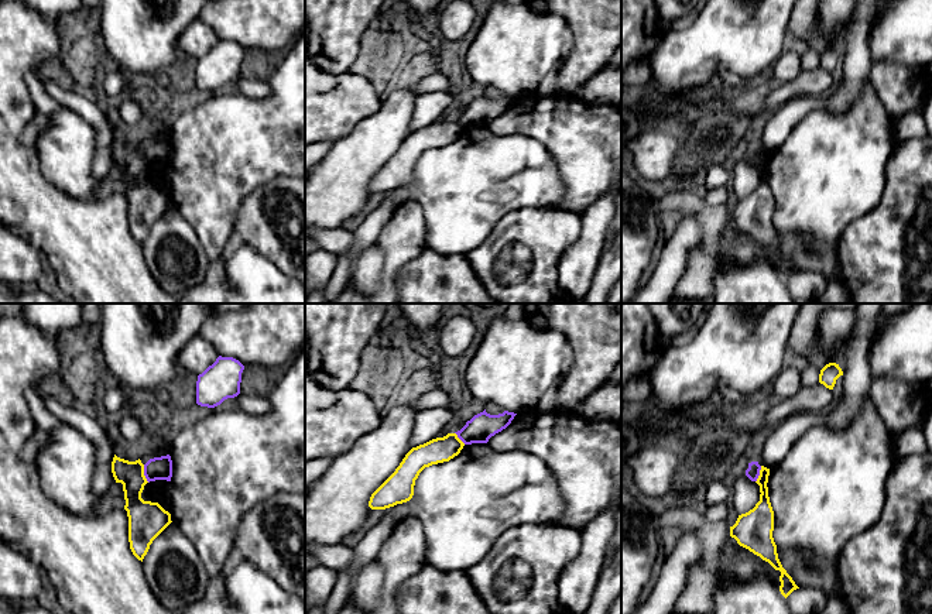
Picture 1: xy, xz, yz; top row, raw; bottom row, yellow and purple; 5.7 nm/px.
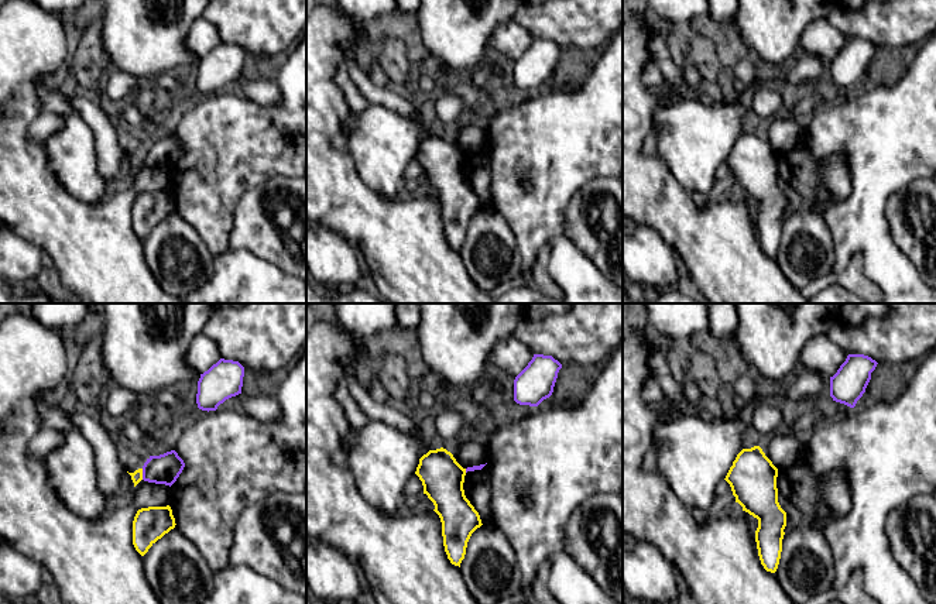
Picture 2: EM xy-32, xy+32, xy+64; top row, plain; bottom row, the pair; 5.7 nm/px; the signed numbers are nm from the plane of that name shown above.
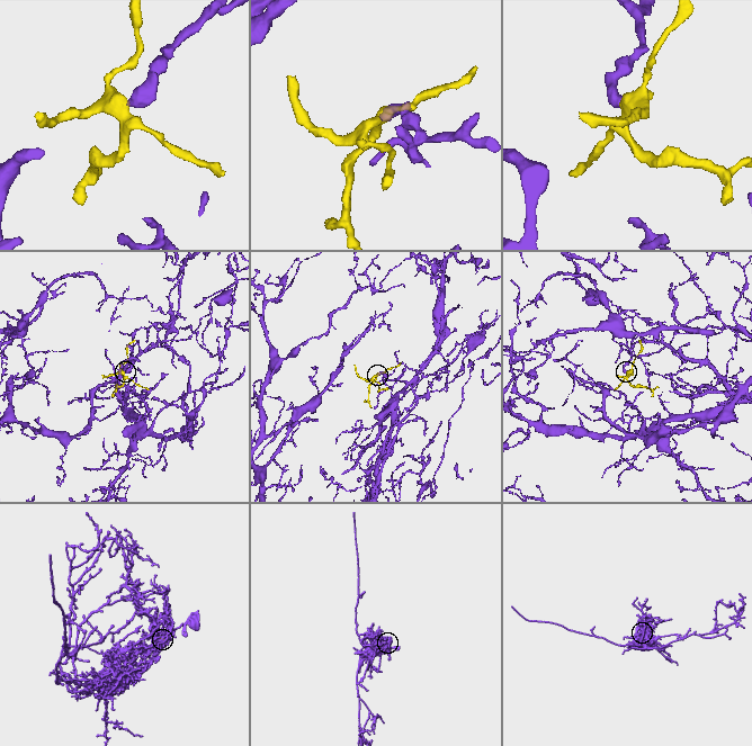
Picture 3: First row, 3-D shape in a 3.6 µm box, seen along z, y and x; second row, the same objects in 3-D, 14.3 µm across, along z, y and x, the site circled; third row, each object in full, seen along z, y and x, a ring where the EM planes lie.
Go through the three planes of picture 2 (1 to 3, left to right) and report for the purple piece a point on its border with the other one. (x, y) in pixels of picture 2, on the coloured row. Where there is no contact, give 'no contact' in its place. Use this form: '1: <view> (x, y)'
1: xy-32 (141, 474)
2: xy+32 (465, 470)
3: no contact

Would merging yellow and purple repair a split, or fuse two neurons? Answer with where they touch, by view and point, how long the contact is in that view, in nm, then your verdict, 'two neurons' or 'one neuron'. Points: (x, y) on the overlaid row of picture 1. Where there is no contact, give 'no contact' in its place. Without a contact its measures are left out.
xy (143, 473) | 110 nm | two neurons

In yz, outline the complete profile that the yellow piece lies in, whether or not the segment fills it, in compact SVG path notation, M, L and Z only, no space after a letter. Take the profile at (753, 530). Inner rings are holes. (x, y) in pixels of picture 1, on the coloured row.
M761 466L760 476L755 481L760 486L760 501L748 512L739 515L736 524L730 526L730 536L734 538L740 546L748 549L768 562L775 570L781 572L779 591L787 598L799 587L778 559L777 545L772 538L774 511L768 497L768 476L770 469Z

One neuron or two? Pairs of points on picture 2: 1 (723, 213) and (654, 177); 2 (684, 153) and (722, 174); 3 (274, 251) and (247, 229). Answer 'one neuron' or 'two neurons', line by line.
1: one neuron
2: two neurons
3: one neuron

